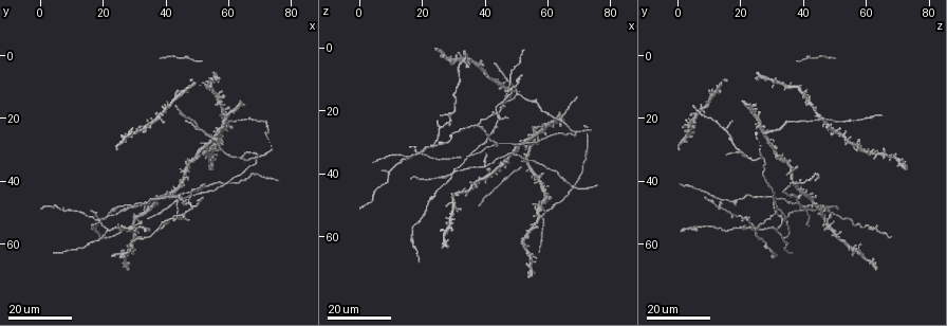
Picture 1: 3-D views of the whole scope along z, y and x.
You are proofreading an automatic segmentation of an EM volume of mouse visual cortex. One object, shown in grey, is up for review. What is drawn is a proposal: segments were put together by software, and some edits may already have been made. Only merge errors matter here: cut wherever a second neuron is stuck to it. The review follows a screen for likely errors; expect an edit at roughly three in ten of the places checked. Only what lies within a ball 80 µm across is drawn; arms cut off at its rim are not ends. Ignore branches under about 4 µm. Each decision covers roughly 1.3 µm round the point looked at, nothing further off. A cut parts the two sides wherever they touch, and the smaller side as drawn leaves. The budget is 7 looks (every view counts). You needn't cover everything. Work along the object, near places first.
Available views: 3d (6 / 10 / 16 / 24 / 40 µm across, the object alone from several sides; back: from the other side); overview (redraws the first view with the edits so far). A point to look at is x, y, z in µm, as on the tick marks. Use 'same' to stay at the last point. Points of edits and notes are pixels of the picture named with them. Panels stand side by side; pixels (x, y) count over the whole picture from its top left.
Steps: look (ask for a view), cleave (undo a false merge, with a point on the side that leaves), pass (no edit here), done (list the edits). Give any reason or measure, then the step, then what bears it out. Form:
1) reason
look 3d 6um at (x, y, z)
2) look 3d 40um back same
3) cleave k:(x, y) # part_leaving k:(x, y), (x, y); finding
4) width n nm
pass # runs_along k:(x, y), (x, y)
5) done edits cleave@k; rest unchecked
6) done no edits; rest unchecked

small branch off a trunk
look 3d 24um at (44, 46, 31)

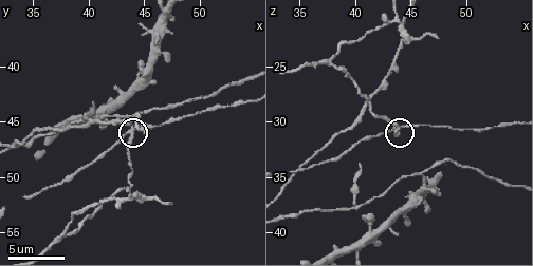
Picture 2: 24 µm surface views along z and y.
zoom in
look 3d 6um same

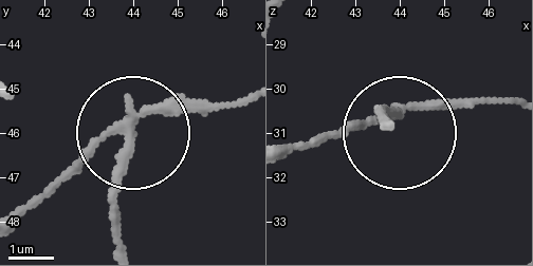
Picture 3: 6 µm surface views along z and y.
side_arm 75 um; arms 3
cleave 3:(120, 190) # a second neuron is stuck on

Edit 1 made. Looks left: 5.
look overview

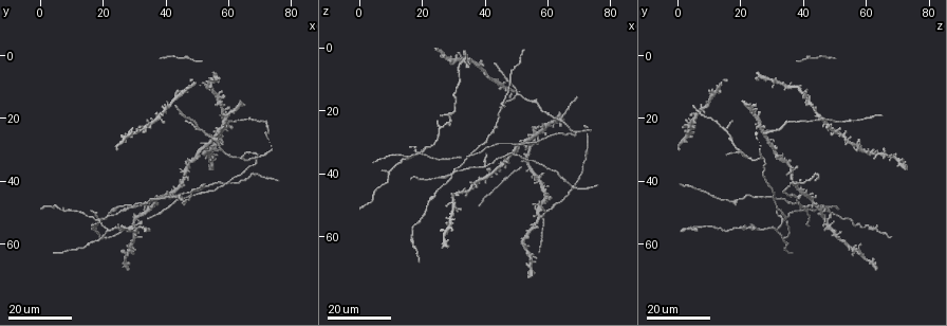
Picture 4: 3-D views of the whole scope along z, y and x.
three-way junction
look 3d 24um at (29, 48, 40)

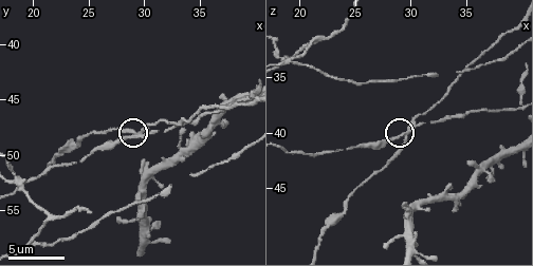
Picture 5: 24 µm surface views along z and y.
look 3d 10um at (29.0, 48.2, 40.2)

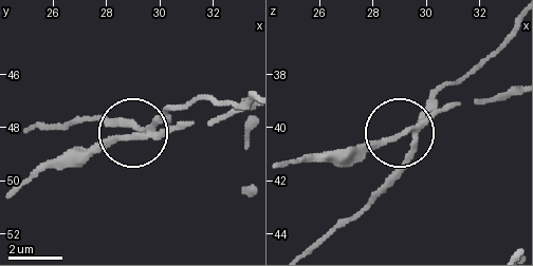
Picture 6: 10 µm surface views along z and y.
look 3d 6um at (29.0, 48.4, 40.3)

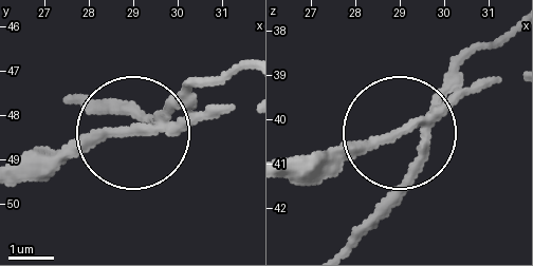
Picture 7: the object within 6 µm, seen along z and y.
cleave 7:(184, 83) # part_leaving 7:(169, 116), (203, 82), (249, 68); a second neuron is stuck on

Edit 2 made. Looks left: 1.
three-way junction
look 3d 6um at (19.0, 58.2, 33.4)

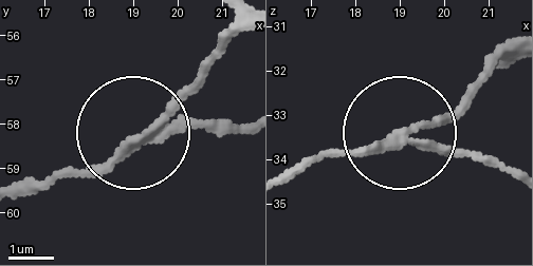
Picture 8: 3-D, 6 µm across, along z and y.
side_arm 18 um
cleave 8:(167, 114) # part_leaving 8:(117, 151), (238, 38); a second neuron is stuck on

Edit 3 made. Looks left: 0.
done edits cleave@3, cleave@7, cleave@8; rest unchecked

